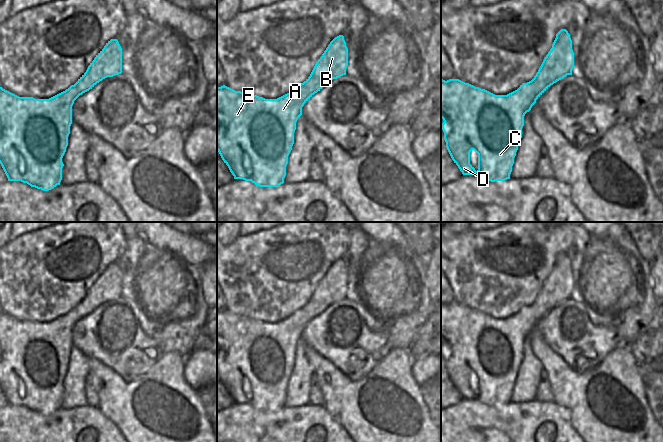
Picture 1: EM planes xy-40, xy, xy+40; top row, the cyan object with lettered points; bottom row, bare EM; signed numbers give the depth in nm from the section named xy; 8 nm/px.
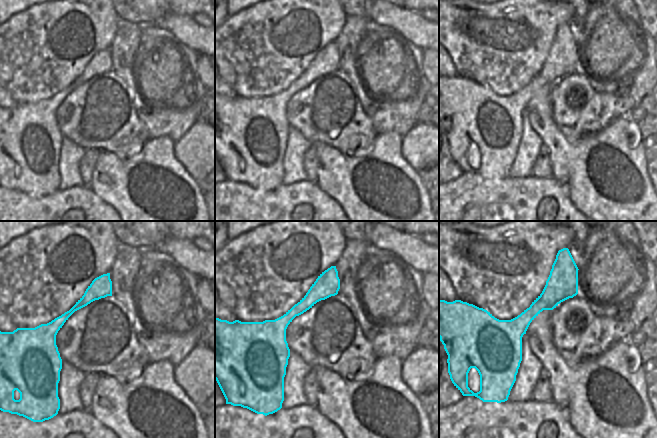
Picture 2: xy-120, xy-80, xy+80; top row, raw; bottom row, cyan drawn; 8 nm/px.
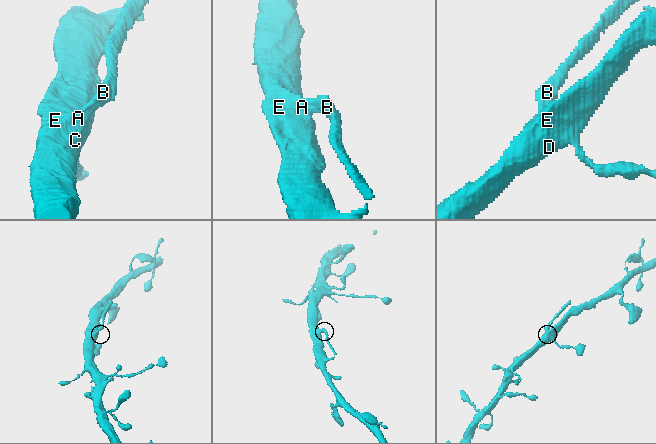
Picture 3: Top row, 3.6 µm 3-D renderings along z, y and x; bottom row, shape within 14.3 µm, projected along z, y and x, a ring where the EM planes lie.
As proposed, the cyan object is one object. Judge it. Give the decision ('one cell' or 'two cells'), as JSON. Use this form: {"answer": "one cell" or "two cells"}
{"answer": "two cells"}

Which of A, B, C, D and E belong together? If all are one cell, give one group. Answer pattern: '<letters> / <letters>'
A C D E / B

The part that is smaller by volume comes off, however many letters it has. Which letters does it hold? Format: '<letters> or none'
B

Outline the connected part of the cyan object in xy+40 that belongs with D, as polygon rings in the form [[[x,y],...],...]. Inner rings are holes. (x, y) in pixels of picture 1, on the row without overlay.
[[[441,303],[441,342],[443,343],[442,354],[444,356],[444,364],[446,366],[446,372],[454,385],[458,390],[463,399],[475,399],[485,405],[505,405],[510,403],[510,398],[512,396],[512,390],[514,388],[514,382],[522,362],[522,352],[524,350],[524,340],[526,336],[526,330],[522,328],[524,322],[523,317],[519,317],[518,314],[515,314],[507,319],[495,319],[485,313],[475,311],[469,307],[465,307],[459,303],[449,303],[447,305]],[[474,374],[478,378],[478,394],[470,388],[470,376]]]

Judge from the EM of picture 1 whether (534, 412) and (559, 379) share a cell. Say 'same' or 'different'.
different

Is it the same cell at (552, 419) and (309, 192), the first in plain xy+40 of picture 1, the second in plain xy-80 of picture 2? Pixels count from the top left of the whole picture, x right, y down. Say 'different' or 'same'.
same

